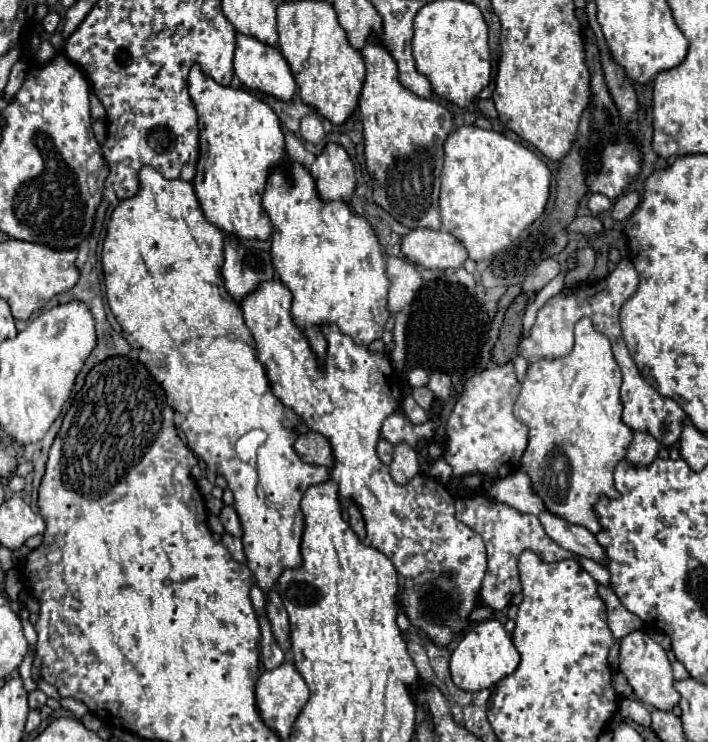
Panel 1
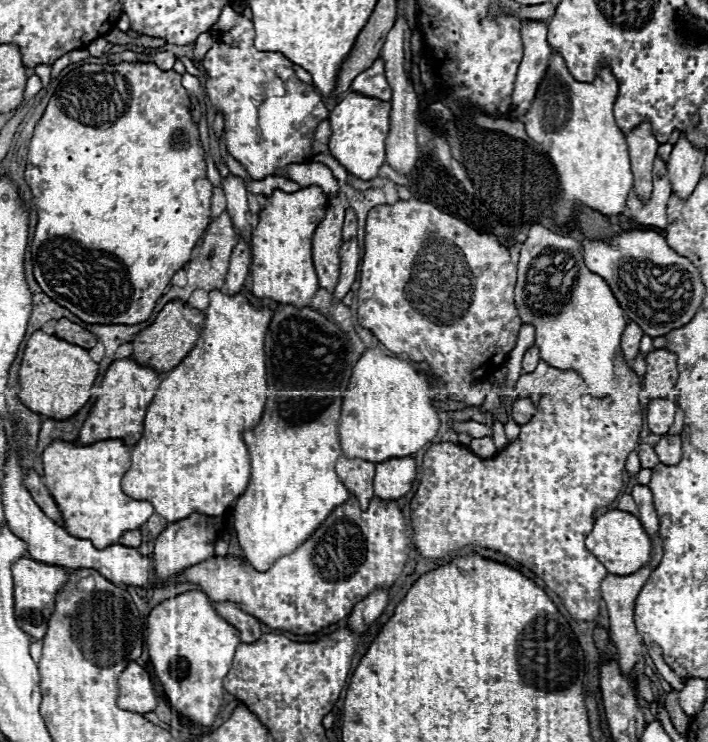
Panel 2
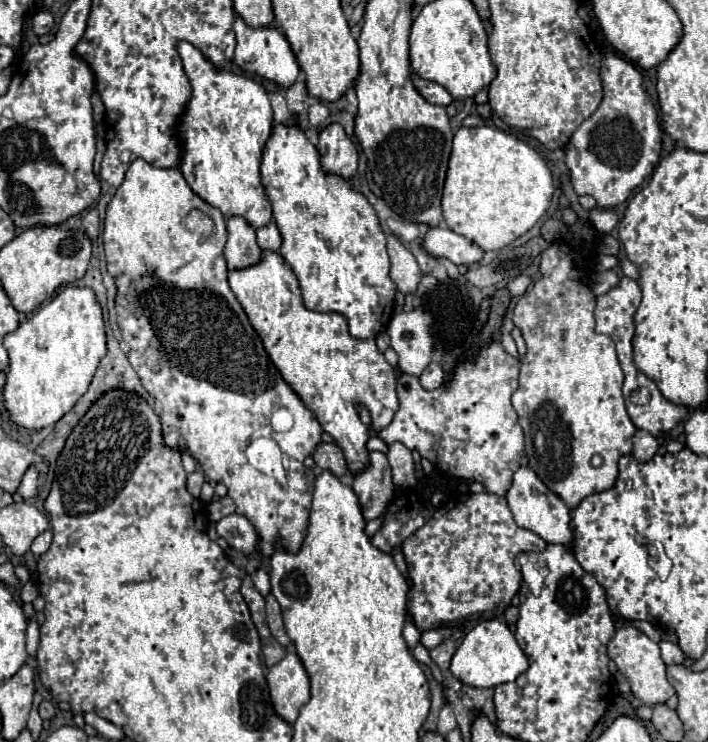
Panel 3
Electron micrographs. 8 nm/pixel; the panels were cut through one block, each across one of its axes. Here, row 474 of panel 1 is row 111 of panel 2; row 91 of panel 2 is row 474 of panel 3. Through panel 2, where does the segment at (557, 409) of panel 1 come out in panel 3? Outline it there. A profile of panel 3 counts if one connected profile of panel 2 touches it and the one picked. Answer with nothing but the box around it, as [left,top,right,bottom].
[512,244,636,508]

